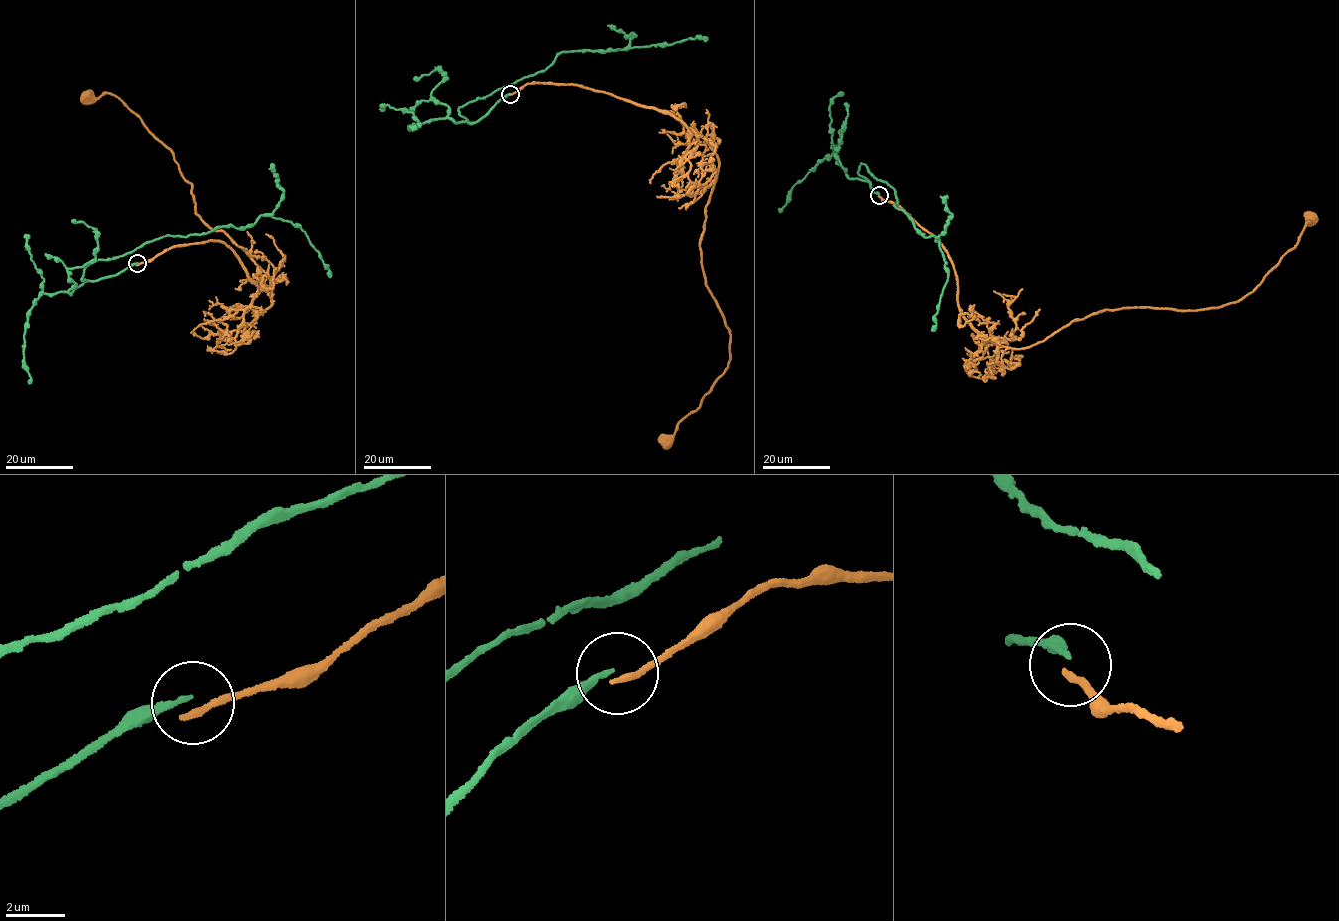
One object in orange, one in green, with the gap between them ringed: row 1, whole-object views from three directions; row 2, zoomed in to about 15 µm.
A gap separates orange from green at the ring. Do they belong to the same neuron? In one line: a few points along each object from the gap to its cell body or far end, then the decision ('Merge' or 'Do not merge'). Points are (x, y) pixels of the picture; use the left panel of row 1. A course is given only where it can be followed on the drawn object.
Course of orange: (137, 264), (220, 240), (248, 279), (270, 288), (240, 247), (195, 212), (171, 151), (116, 96), (89, 96). Course of green: (137, 263), (105, 278), (81, 279), (94, 261), (154, 240), (253, 225), (269, 213), (303, 231), (330, 277). Do not merge

